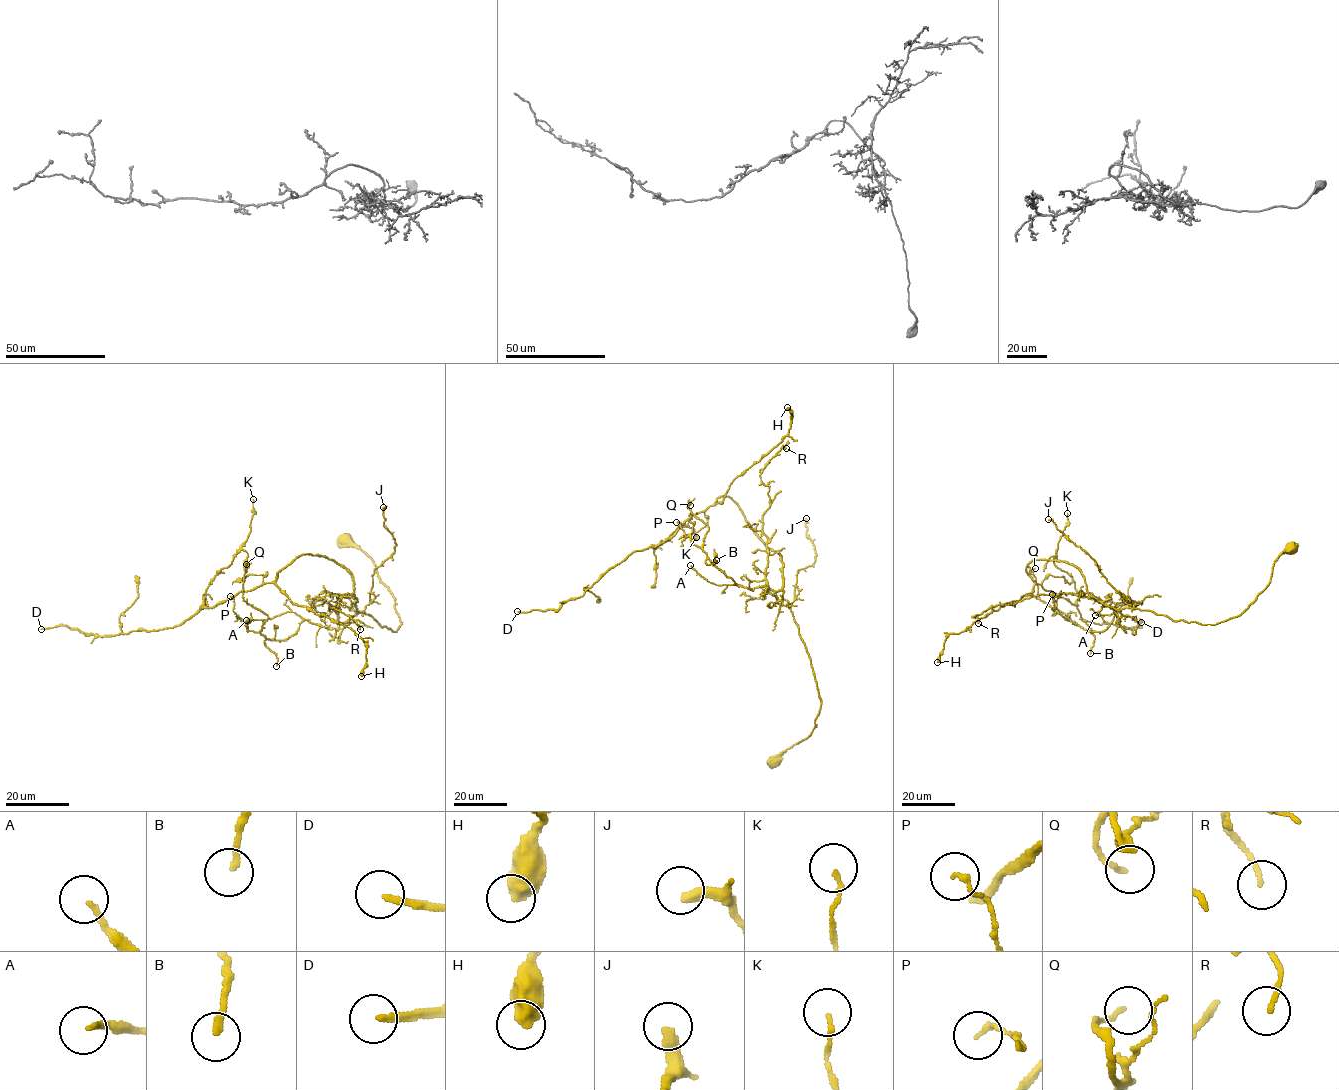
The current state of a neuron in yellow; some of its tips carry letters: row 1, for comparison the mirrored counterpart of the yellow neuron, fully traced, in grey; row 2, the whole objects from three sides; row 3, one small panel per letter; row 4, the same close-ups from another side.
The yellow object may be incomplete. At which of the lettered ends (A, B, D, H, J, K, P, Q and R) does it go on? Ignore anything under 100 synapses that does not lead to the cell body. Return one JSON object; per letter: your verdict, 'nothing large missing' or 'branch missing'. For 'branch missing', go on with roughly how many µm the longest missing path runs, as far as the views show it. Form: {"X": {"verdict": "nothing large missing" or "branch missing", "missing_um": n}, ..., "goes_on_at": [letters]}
{"A": {"verdict": "nothing large missing"}, "B": {"verdict": "nothing large missing"}, "D": {"verdict": "branch missing", "missing_um": 110}, "H": {"verdict": "nothing large missing"}, "J": {"verdict": "nothing large missing"}, "K": {"verdict": "nothing large missing"}, "P": {"verdict": "nothing large missing"}, "Q": {"verdict": "nothing large missing"}, "R": {"verdict": "nothing large missing"}, "goes_on_at": ["D"]}

